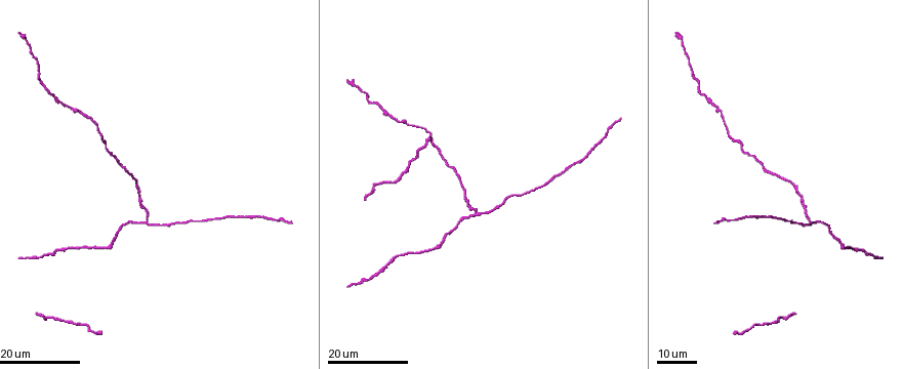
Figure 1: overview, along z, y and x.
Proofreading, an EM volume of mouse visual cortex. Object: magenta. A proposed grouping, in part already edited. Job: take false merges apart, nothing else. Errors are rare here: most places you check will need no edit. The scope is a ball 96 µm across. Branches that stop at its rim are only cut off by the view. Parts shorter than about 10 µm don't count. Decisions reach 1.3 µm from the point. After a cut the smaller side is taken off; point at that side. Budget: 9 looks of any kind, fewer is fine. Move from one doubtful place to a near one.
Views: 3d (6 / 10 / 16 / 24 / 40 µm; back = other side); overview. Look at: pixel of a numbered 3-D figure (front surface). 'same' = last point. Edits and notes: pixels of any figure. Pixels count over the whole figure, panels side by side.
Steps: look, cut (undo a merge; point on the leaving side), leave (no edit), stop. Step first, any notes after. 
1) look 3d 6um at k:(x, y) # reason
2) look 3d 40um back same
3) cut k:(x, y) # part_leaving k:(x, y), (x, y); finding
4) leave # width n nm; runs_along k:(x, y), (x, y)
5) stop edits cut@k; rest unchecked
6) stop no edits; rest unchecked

look 3d 16um at 1:(585, 159) # calibre changes

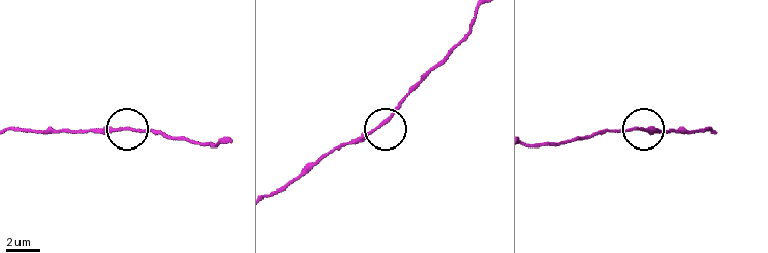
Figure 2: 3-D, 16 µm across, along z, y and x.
look 3d 10um at 2:(119, 130)

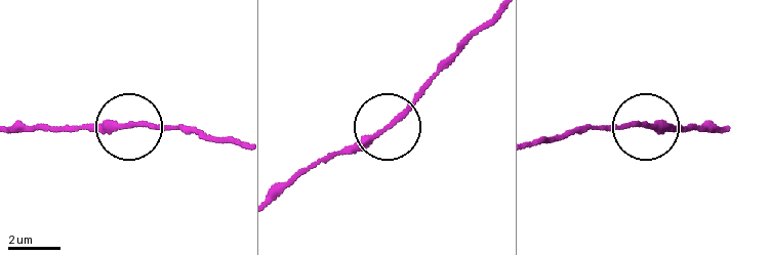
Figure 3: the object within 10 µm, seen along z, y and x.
leave # runs_along 3:(280, 190), (320, 162), (366, 144), (450, 61); one neuron here

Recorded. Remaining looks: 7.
look 3d 24um at 1:(474, 213) # three-way junction

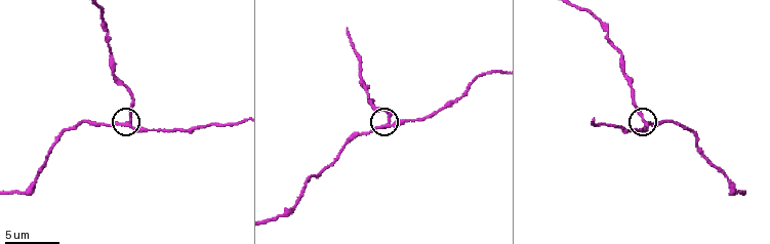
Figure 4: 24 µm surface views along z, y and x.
look 3d 6um at 4:(129, 118)

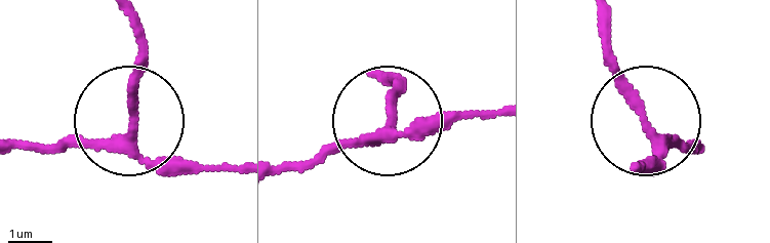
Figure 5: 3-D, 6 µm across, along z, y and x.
leave # runs_along 5:(647, 123), (600, 31); continuous, no second neuron

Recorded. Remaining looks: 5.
look 3d 16um at 1:(394, 258)

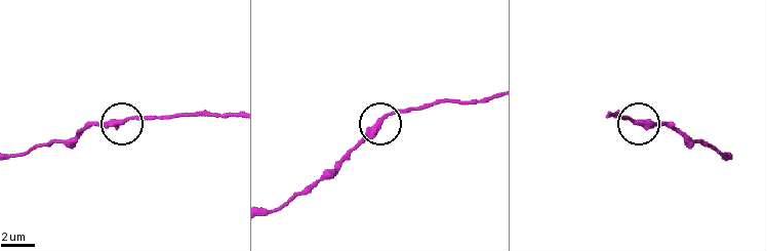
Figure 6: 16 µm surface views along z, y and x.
look 3d 6um at 6:(639, 125)

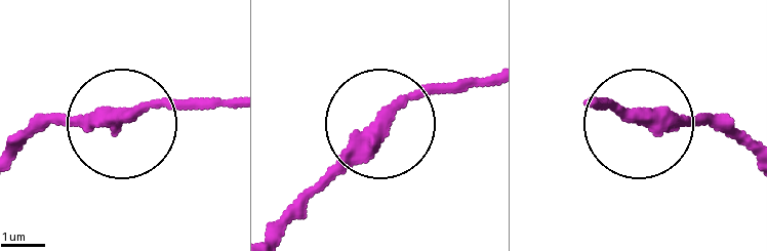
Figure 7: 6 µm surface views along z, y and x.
leave # width 360 nm; one neuron here

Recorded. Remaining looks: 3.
look 3d 24um at 1:(870, 254) # thick turns thin

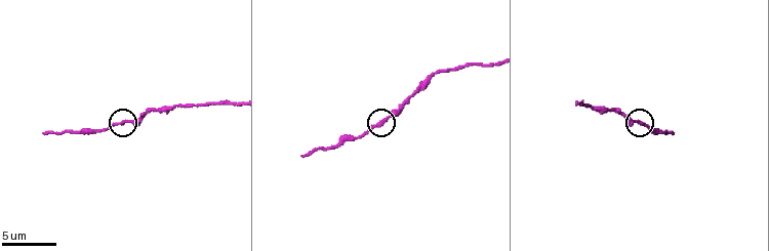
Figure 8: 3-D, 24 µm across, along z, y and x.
look 3d 6um at 8:(128, 121)

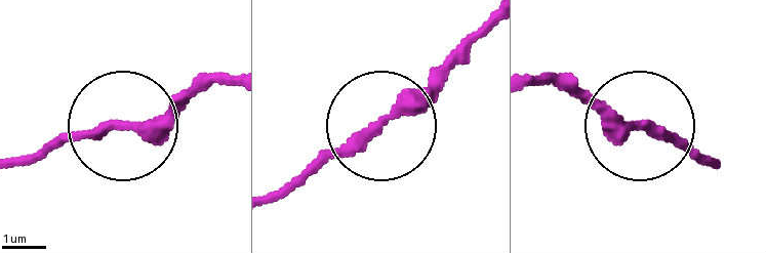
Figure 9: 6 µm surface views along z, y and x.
leave # runs_along 9:(493, 20), (394, 120), (339, 142), (288, 194); all the same neuron

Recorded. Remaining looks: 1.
stop no edits; rest unchecked

